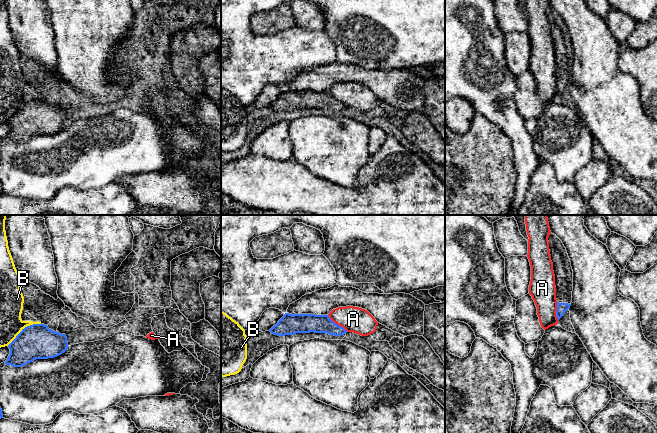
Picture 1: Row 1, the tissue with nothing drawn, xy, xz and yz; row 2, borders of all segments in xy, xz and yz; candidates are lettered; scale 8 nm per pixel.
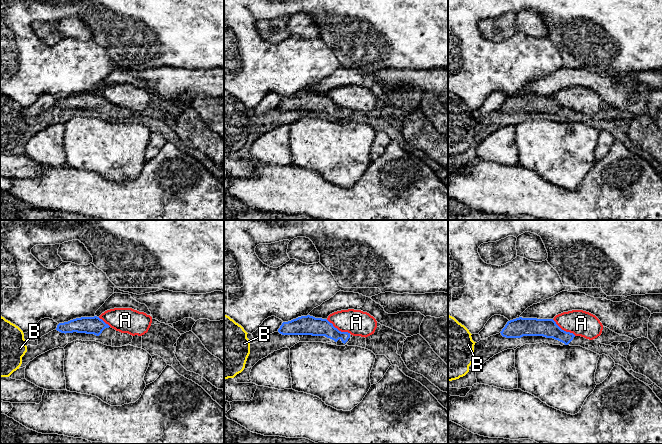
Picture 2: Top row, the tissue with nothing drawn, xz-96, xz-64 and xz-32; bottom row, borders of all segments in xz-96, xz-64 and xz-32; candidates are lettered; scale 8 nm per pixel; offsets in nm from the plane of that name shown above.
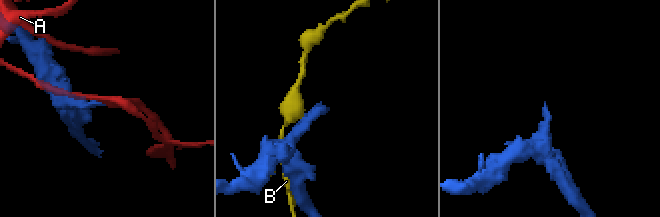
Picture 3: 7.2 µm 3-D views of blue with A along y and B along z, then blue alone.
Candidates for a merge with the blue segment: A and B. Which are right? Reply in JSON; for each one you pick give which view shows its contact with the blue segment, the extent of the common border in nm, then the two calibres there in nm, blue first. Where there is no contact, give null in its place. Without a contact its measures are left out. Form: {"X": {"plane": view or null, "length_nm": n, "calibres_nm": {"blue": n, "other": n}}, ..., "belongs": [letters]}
{"belongs": []}

